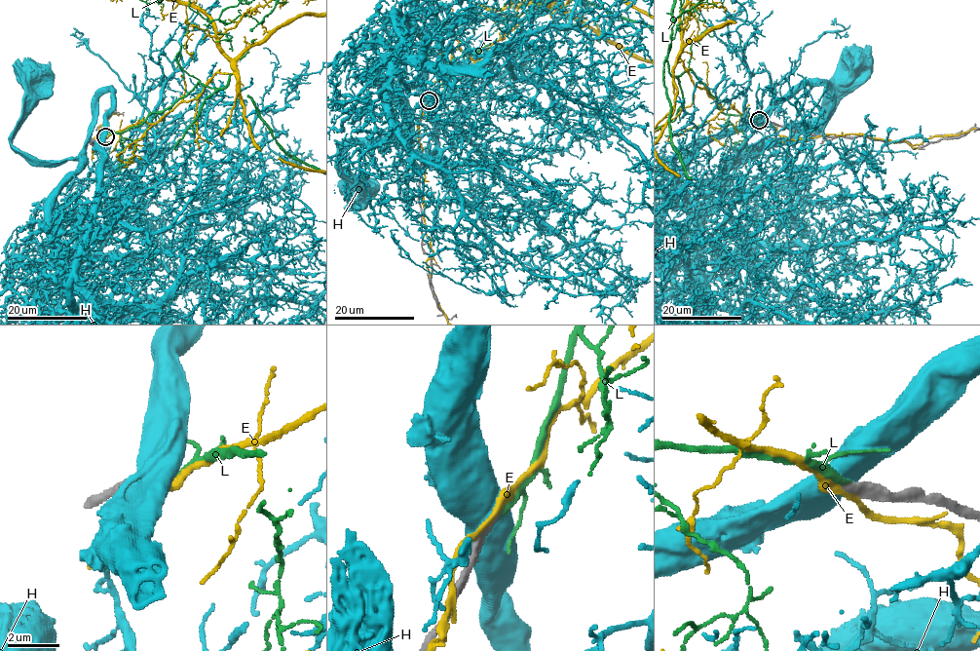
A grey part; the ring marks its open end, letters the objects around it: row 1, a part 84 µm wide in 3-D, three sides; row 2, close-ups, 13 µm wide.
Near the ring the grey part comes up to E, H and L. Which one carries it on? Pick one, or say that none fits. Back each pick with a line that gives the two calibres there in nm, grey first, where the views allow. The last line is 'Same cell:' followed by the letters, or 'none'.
L: 320 nm thick on the grey side, 240 nm on the other
Same cell: L

